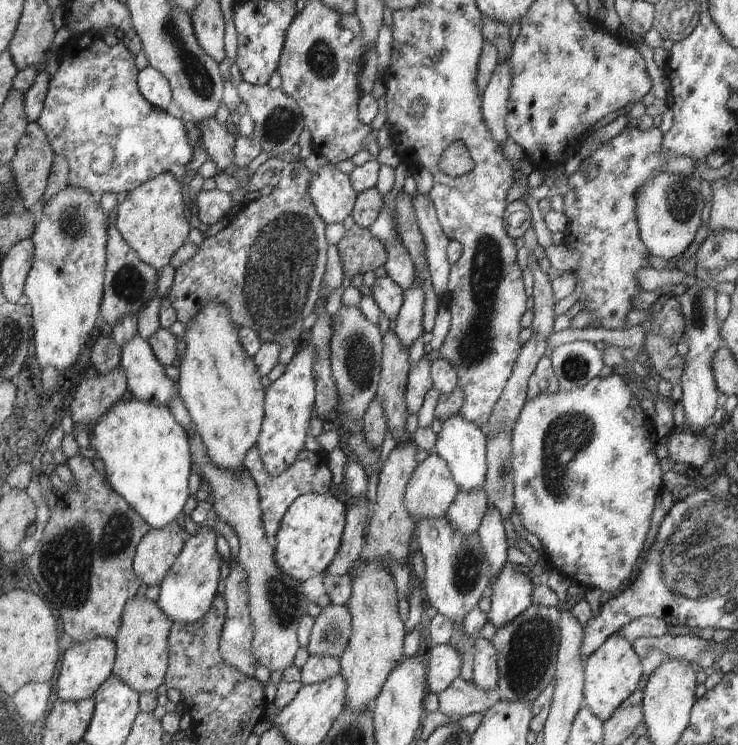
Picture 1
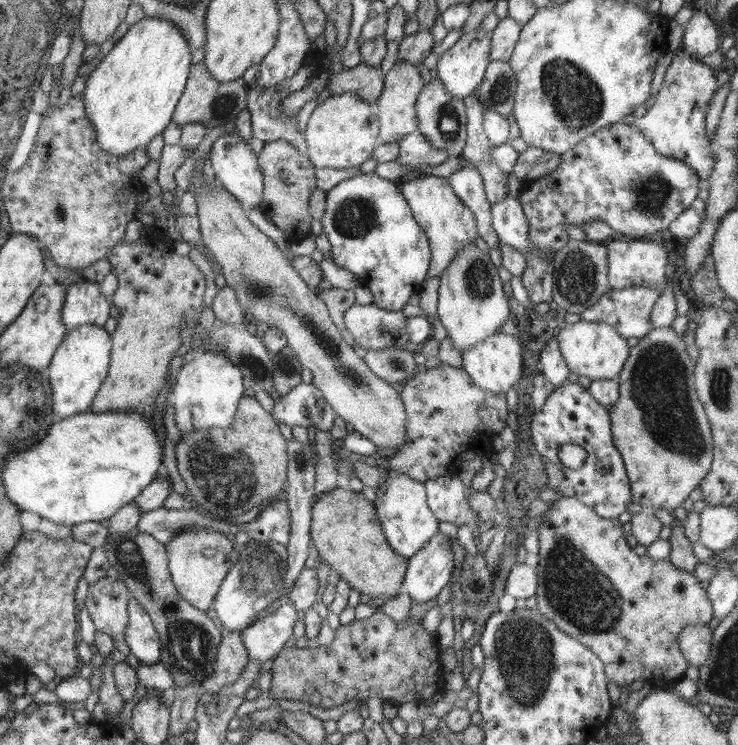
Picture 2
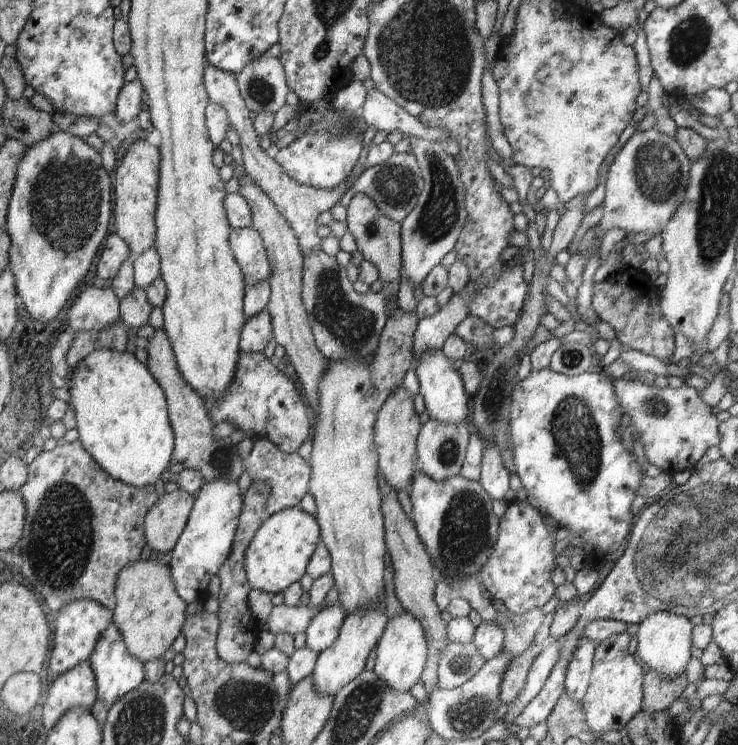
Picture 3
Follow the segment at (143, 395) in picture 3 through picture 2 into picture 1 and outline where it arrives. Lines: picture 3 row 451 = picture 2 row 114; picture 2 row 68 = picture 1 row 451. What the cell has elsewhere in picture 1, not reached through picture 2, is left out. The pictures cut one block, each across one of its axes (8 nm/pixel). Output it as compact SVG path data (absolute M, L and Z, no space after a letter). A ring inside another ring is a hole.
M132 397L127 402L123 399L116 401L102 416L97 418L93 428L91 429L91 435L89 436L89 446L94 448L96 453L95 457L100 458L104 462L105 476L110 486L122 497L124 500L144 519L144 522L151 526L152 529L161 529L172 521L176 521L182 509L186 505L186 500L190 495L188 488L188 478L190 474L193 474L194 470L192 466L192 455L188 443L187 432L183 429L183 426L174 418L174 415L170 412L170 409L163 404L155 403L154 401L141 401L136 397Z

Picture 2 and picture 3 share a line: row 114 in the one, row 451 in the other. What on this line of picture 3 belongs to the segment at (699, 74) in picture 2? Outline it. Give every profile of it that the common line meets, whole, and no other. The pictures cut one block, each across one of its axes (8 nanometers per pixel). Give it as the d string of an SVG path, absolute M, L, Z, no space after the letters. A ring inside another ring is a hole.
M628 378L611 381L623 414L630 416L631 440L642 444L649 464L672 476L675 472L694 470L706 450L718 446L720 420L694 387L683 384L679 388L670 385L661 388Z

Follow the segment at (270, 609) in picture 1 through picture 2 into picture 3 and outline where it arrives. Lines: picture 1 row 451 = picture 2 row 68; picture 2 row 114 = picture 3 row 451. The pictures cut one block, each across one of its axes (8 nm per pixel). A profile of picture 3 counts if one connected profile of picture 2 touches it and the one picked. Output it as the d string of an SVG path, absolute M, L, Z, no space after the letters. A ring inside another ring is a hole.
M155 329L147 336L147 340L147 367L164 391L168 418L174 433L175 445L171 454L173 462L182 462L185 468L200 470L204 481L226 479L238 482L245 469L245 460L240 458L237 445L232 444L228 437L219 440L212 438L215 426L208 416L204 398L181 375L165 330Z

